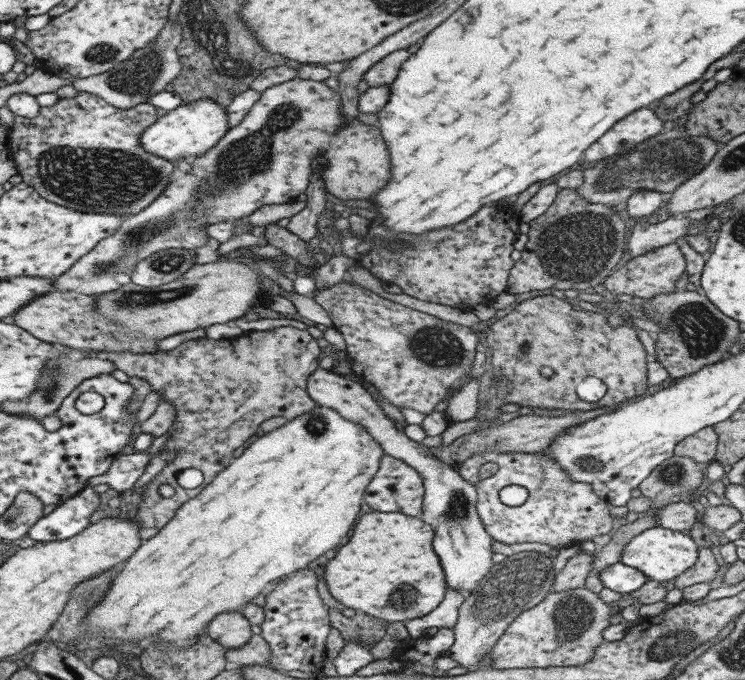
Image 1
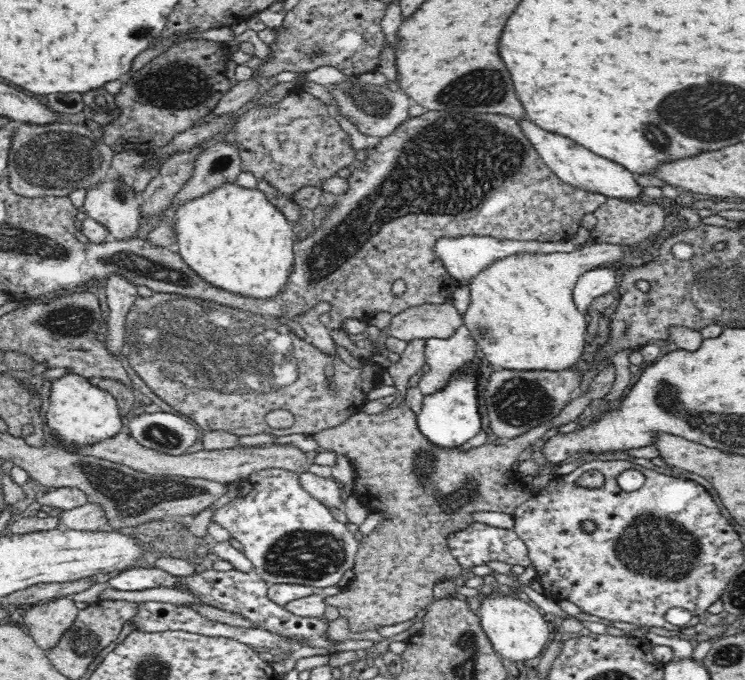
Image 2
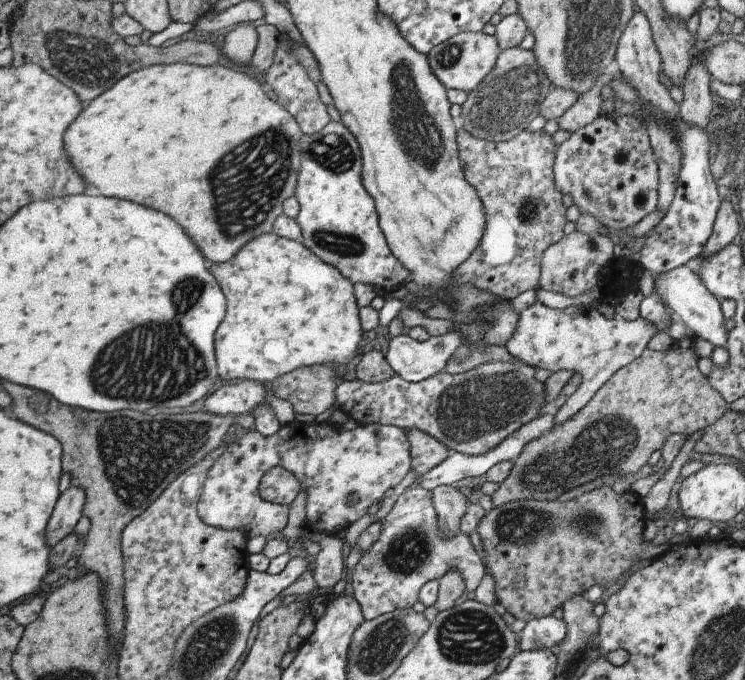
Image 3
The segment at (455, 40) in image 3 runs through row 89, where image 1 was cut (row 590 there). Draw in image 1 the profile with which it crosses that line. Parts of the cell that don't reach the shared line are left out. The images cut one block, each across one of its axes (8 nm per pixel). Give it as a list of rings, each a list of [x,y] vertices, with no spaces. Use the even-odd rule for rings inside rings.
[[[317,368],[307,377],[306,393],[311,400],[315,401],[318,405],[329,407],[337,413],[339,416],[349,419],[353,423],[361,425],[367,429],[367,433],[373,437],[373,439],[381,446],[383,454],[389,455],[395,459],[401,460],[401,462],[411,465],[411,468],[415,469],[421,479],[423,479],[423,498],[421,498],[421,516],[420,519],[431,526],[433,530],[432,546],[437,558],[439,558],[439,564],[443,568],[443,574],[445,576],[445,588],[453,588],[457,590],[459,594],[469,595],[471,590],[475,591],[480,584],[479,580],[491,570],[491,566],[494,563],[491,561],[493,552],[491,551],[491,536],[487,534],[487,531],[483,528],[483,523],[479,520],[479,515],[475,510],[475,502],[477,500],[476,490],[472,484],[469,484],[466,480],[463,480],[456,471],[443,464],[441,460],[437,460],[428,448],[421,446],[417,442],[412,442],[407,436],[403,434],[403,431],[399,431],[394,426],[394,422],[387,418],[381,411],[378,403],[371,397],[371,395],[365,390],[365,387],[361,385],[361,382],[357,383],[355,380],[349,378],[343,378],[337,373],[331,373],[327,369]]]

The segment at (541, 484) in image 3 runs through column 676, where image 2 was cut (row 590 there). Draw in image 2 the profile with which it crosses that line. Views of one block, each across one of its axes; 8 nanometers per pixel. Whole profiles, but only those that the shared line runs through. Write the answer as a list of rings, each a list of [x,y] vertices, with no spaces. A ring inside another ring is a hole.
[[[610,364],[596,374],[588,392],[574,396],[552,420],[520,436],[486,443],[468,452],[433,446],[420,433],[416,425],[417,414],[406,403],[373,415],[361,410],[342,424],[312,435],[318,447],[347,456],[352,461],[356,472],[352,492],[359,501],[370,511],[388,512],[391,516],[391,520],[384,521],[364,536],[353,566],[354,578],[337,594],[324,596],[324,603],[338,608],[347,618],[352,632],[410,623],[428,606],[434,586],[452,576],[460,576],[464,569],[450,553],[446,536],[474,522],[470,517],[472,512],[503,511],[512,515],[520,504],[532,498],[534,492],[526,494],[520,486],[506,486],[514,482],[504,474],[547,430],[567,425],[582,414],[591,400],[603,399],[614,386],[614,376],[616,368]]]

